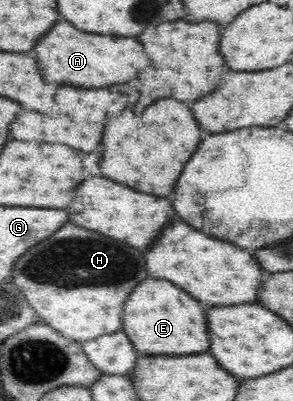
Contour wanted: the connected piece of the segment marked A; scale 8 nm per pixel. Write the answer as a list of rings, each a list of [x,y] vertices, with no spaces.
[[[67,21],[53,24],[53,28],[37,40],[33,52],[43,80],[49,84],[55,82],[85,88],[101,88],[107,84],[129,82],[139,70],[149,66],[149,58],[135,38],[119,38],[111,34],[85,34],[84,31],[73,28]]]

